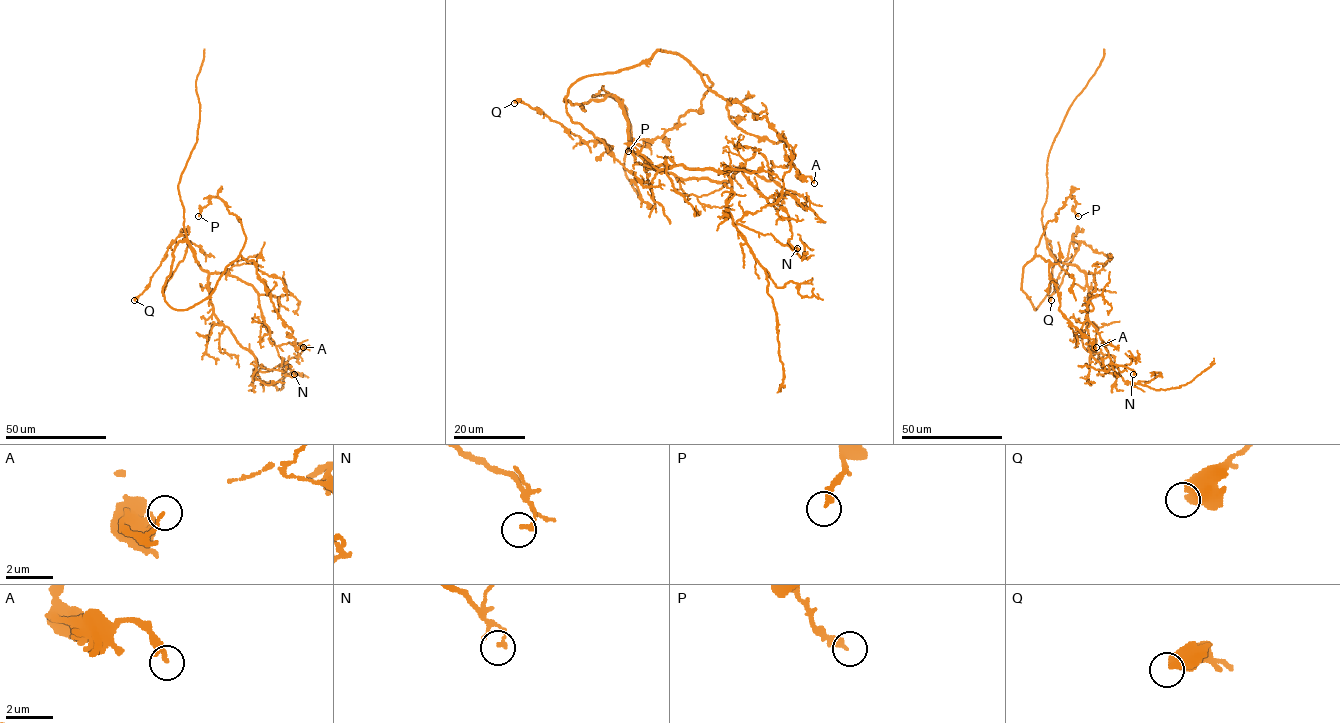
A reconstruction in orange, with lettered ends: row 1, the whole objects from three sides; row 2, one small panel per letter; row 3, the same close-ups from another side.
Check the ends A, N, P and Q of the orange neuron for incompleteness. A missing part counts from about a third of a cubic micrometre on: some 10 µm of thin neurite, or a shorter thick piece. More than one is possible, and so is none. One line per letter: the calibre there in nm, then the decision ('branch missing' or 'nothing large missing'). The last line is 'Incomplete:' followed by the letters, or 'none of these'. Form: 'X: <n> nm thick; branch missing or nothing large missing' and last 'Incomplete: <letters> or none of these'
A: 160 nm thick; nothing large missing
N: 160 nm thick; nothing large missing
P: 280 nm thick; nothing large missing
Q: 600 nm thick; nothing large missing
Incomplete: none of these

